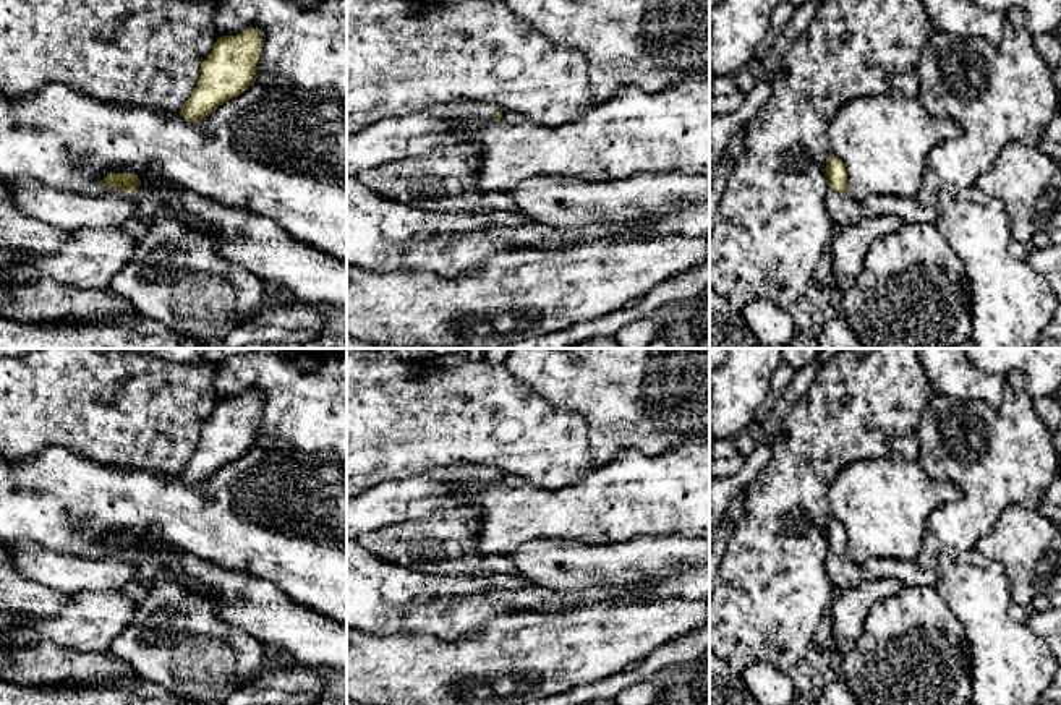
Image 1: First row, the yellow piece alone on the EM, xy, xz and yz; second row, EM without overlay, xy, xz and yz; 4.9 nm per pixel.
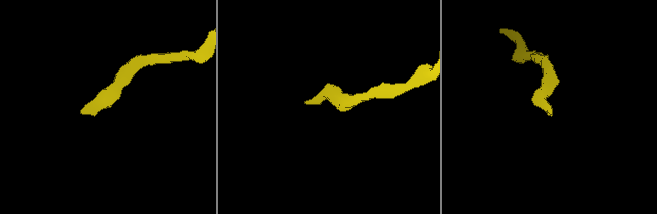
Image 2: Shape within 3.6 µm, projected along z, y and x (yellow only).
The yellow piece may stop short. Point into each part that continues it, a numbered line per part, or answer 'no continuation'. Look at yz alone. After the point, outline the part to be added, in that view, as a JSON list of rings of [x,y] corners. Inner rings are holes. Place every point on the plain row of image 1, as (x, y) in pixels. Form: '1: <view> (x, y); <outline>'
1: yz (844, 574); [[[828,553],[826,570],[834,588],[841,592],[855,588],[862,582],[860,566],[854,564],[847,556]]]

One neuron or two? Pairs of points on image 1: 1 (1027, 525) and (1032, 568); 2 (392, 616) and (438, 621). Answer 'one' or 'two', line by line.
1: one
2: one

